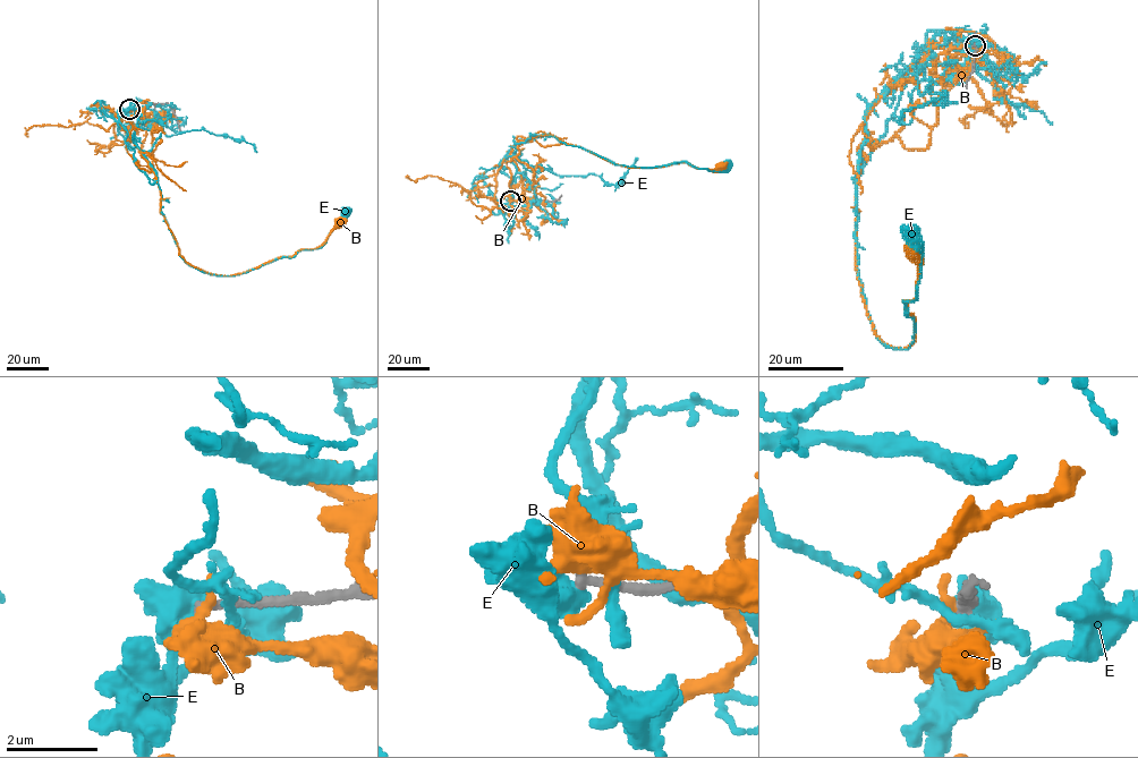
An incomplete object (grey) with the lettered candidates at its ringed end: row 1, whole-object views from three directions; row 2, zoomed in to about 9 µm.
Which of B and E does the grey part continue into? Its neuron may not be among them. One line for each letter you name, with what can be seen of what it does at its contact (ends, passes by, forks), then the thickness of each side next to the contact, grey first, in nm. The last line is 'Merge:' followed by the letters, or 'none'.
Merge: none

